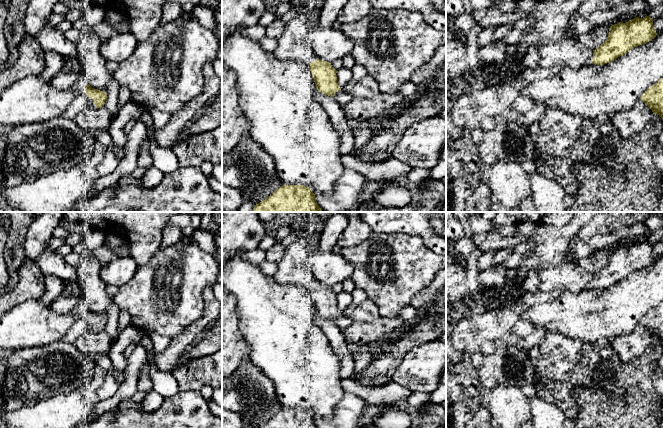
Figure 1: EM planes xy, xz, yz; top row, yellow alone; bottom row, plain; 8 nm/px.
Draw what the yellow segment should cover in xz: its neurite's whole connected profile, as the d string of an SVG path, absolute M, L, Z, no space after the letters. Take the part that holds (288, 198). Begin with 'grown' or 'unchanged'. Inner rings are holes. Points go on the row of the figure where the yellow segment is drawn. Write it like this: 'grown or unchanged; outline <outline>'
unchanged; outline M282 185L251 212L323 212L308 186Z

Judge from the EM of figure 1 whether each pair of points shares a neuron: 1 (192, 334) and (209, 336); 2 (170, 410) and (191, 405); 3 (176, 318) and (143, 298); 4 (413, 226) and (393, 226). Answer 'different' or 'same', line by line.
1: different
2: same
3: same
4: same

